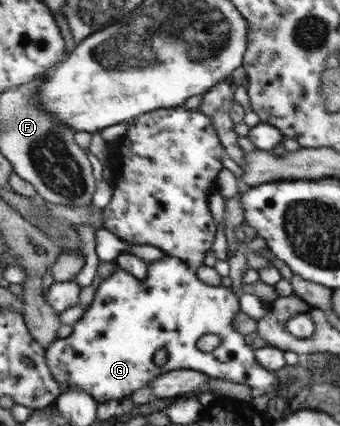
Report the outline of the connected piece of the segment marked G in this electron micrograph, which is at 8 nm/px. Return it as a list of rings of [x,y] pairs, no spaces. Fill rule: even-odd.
[[[164,254],[164,256],[163,259],[149,264],[150,274],[145,281],[140,280],[140,278],[134,276],[131,272],[119,267],[115,274],[99,285],[96,300],[91,304],[90,308],[87,309],[83,317],[73,326],[75,329],[72,334],[69,337],[58,339],[47,349],[48,362],[51,365],[52,372],[55,373],[56,380],[58,380],[62,386],[62,393],[68,393],[68,391],[80,387],[80,389],[84,389],[84,391],[88,391],[88,393],[94,396],[100,404],[102,404],[102,402],[110,402],[110,400],[120,401],[123,398],[130,397],[138,390],[151,387],[152,384],[155,383],[155,380],[159,379],[159,376],[162,376],[164,373],[170,371],[192,370],[203,372],[208,377],[220,383],[222,380],[227,380],[232,382],[232,384],[246,384],[246,386],[250,386],[255,392],[269,394],[271,396],[277,395],[274,393],[274,391],[278,391],[278,377],[276,377],[275,371],[269,371],[260,363],[256,364],[254,352],[248,348],[244,336],[242,336],[242,333],[238,334],[236,328],[232,328],[232,320],[235,320],[235,316],[238,315],[236,312],[241,310],[241,306],[238,306],[238,298],[232,294],[230,287],[204,284],[203,281],[199,279],[198,274],[196,274],[192,268],[189,268],[188,264],[184,263],[183,260],[176,257],[170,257],[168,254]],[[210,332],[220,337],[220,344],[212,350],[212,352],[202,352],[202,350],[196,348],[196,340]],[[162,348],[166,348],[167,361],[163,366],[158,366],[158,364],[156,364],[156,354],[158,354]]]

